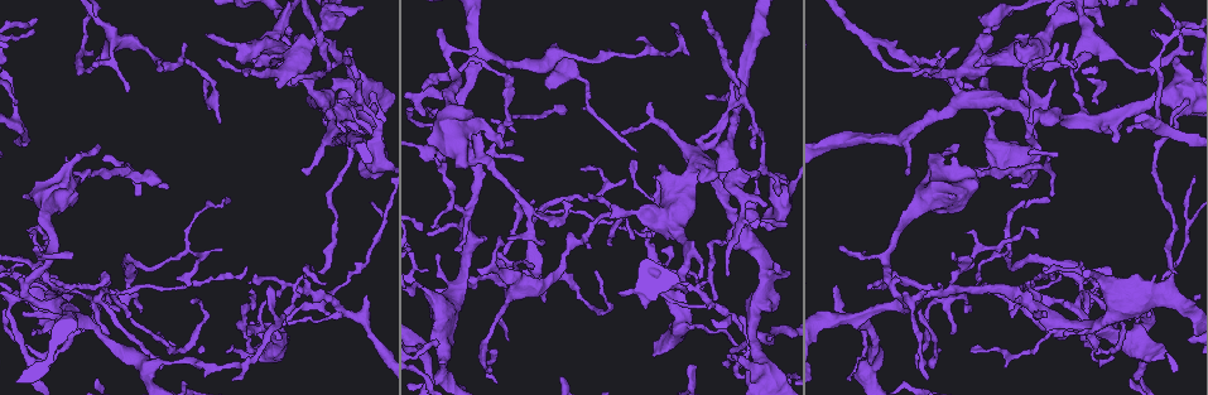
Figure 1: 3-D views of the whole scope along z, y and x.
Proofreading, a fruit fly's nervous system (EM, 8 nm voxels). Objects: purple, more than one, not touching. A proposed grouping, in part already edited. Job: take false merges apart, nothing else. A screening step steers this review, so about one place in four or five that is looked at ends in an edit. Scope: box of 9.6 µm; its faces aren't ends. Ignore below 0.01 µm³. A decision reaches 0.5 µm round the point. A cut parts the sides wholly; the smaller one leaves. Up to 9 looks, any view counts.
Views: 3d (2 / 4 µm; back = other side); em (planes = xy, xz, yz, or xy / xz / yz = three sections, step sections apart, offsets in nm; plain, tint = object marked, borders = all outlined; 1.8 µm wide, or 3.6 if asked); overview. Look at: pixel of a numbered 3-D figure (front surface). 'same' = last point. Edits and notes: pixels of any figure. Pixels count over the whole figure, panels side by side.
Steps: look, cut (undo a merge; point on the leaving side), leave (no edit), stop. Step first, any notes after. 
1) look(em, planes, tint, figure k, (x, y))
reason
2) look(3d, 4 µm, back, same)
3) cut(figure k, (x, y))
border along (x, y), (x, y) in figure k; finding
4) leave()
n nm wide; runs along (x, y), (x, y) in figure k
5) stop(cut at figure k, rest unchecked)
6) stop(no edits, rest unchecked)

look(em, 3.6 µm, yz, step 4, tint, figure 1, (485, 162))
calibre changes

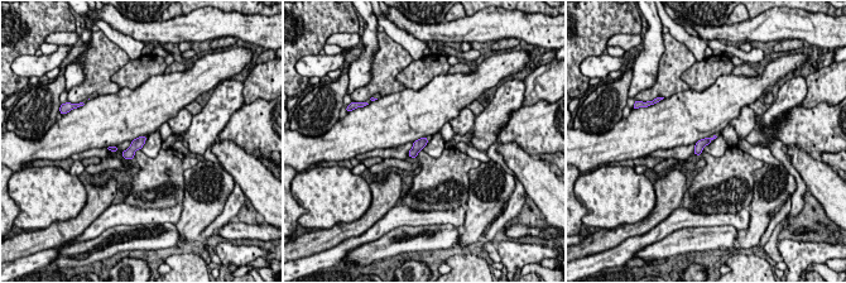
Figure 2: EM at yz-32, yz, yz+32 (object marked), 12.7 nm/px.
look(em, 3.6 µm, planes, tint, same)
another direction

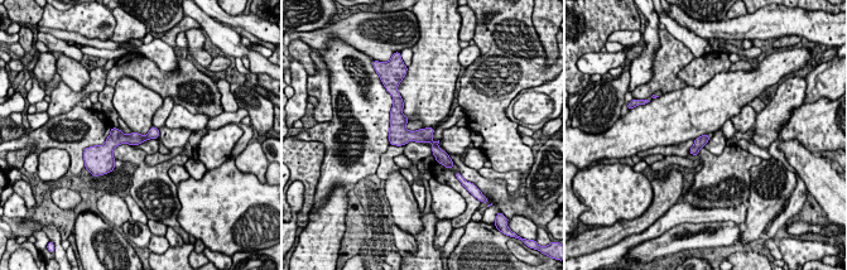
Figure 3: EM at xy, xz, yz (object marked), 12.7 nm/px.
leave()
runs along (395, 116), (408, 135), (426, 135), (450, 163) in figure 3; all the same neuron

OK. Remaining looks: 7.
look(3d, 4 µm, back, figure 1, (26, 294))
two arms in line, one across

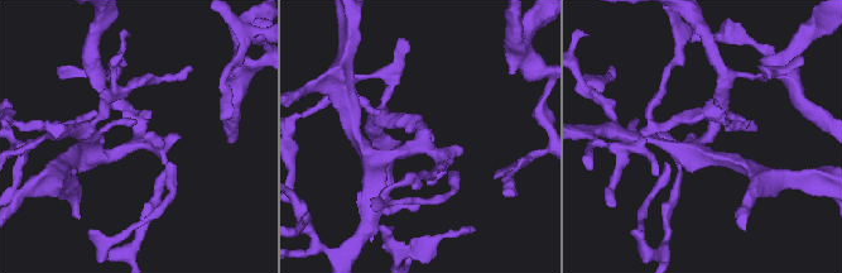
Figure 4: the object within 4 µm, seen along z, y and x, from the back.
look(em, planes, tint, figure 4, (420, 130))

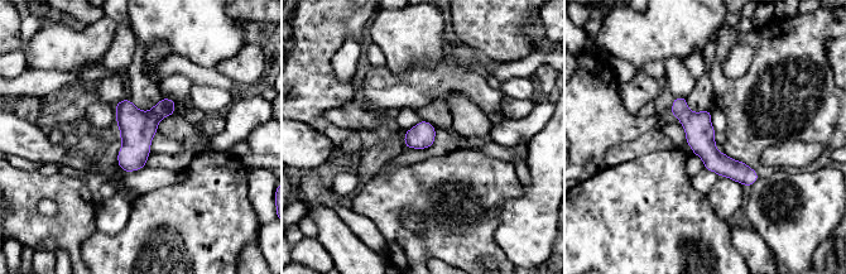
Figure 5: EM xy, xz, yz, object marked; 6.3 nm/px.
leave()
runs along (677, 100), (702, 144), (754, 177) in figure 5; all the same neuron

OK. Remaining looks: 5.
look(em, planes, tint, figure 1, (293, 61))
abrupt turn

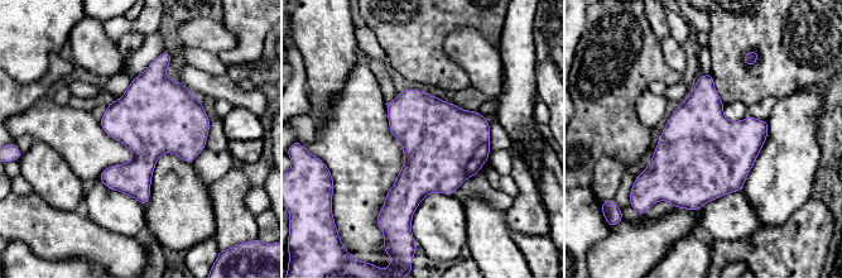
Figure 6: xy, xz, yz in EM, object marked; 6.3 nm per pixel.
leave()
480 nm wide; one neuron here

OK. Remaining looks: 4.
look(3d, 2 µm, figure 1, (115, 41))
calibre changes

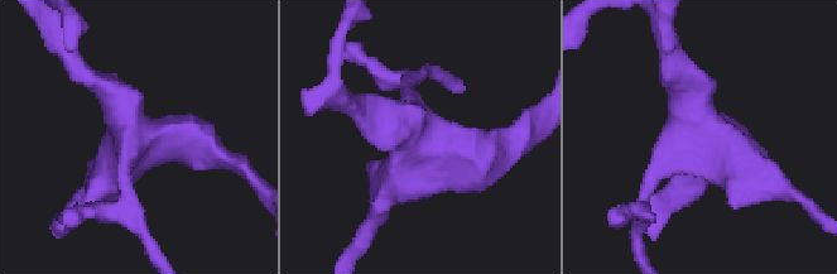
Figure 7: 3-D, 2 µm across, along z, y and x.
look(em, planes, tint, figure 7, (422, 146))

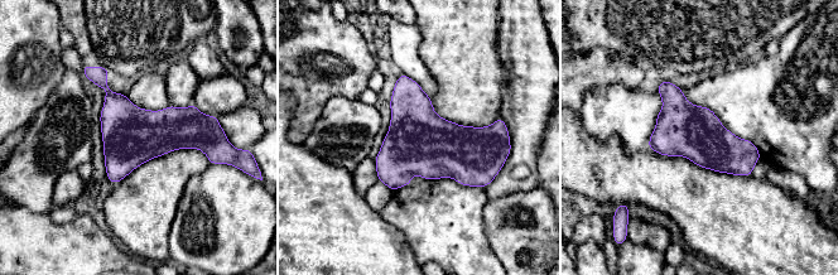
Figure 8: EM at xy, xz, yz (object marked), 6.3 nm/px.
leave()
continuous, no second neuron

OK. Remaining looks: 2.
stop(no edits, rest unchecked)

